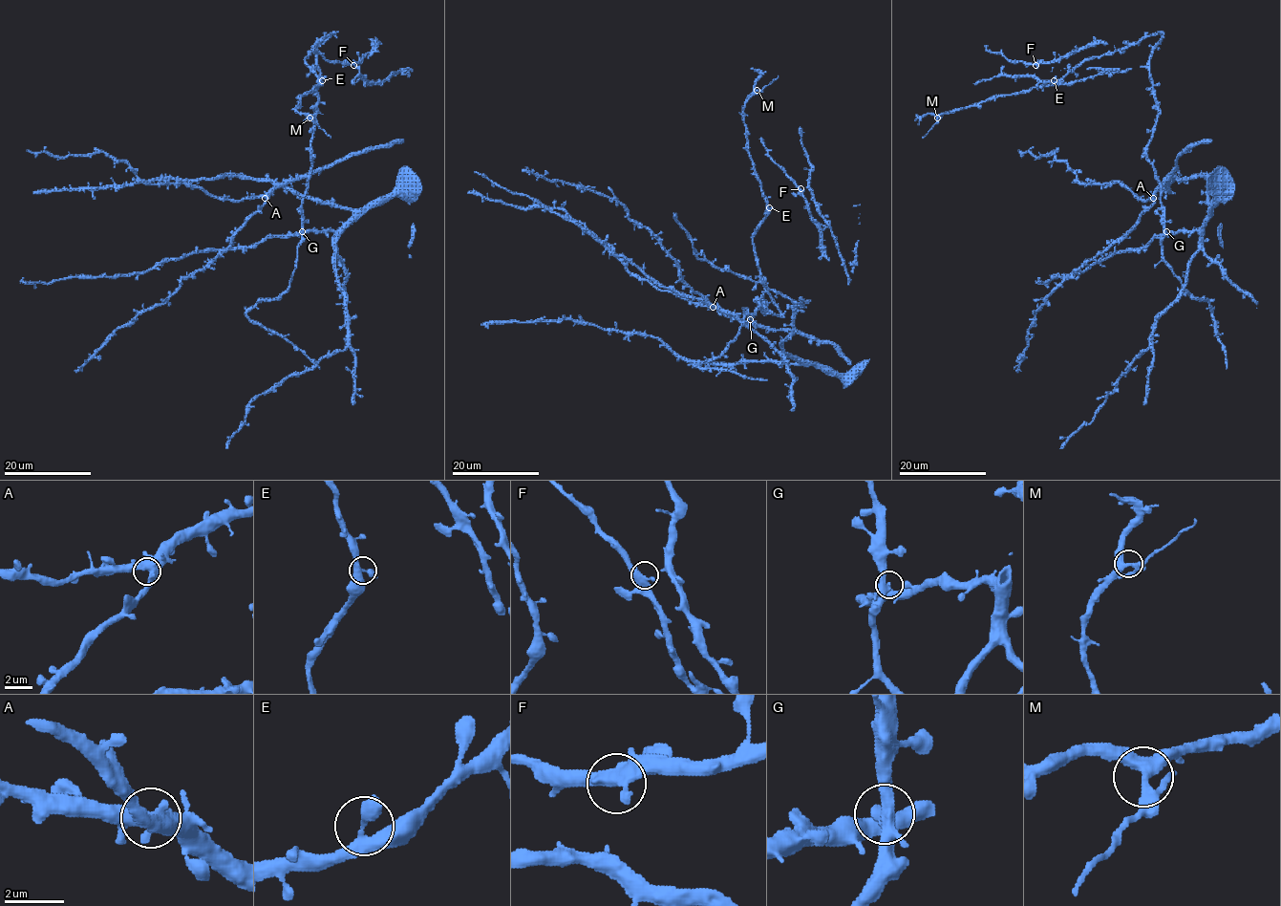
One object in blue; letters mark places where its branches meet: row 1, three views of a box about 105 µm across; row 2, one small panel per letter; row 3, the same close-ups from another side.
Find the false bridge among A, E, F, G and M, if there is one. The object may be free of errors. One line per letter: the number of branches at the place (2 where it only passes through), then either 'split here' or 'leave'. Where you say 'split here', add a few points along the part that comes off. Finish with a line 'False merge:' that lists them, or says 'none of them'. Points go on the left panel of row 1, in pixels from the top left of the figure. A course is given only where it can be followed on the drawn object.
A: 4 | leave
E: 3 | leave
F: 3 | leave
G: 4 | leave
M: 4 | split here | (309, 118), (330, 138)
False merge: M

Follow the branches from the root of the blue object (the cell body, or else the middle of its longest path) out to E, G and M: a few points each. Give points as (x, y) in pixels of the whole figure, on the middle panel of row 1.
E: (758, 300), (762, 311), (767, 303), (768, 311), (780, 312), (753, 245), (769, 207)
G: (758, 300), (759, 305), (750, 315), (750, 319)
M: (758, 300), (762, 311), (767, 303), (780, 312), (753, 245), (766, 198), (743, 108), (757, 90)

